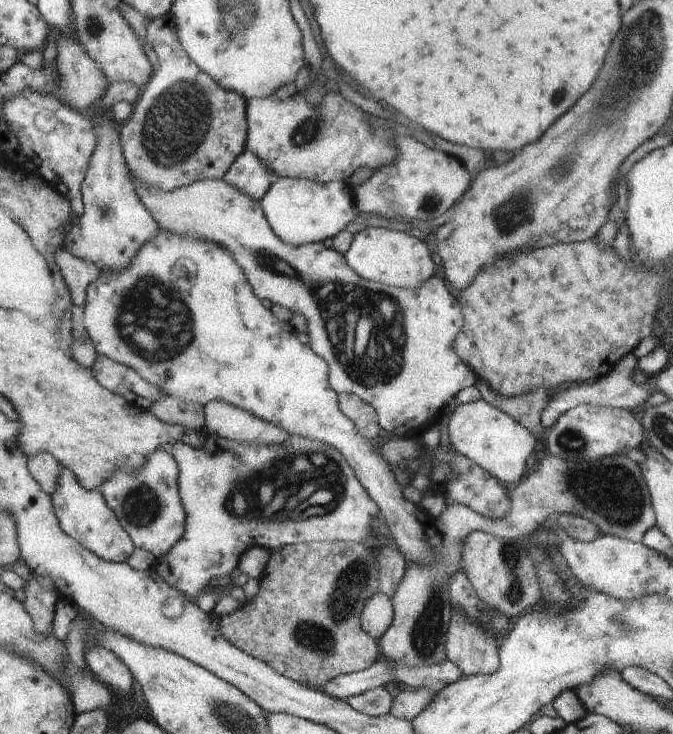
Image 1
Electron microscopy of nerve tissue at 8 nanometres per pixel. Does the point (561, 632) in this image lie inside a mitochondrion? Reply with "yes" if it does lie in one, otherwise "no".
no

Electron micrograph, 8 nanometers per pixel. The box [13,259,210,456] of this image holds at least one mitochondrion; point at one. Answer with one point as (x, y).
(162, 343)

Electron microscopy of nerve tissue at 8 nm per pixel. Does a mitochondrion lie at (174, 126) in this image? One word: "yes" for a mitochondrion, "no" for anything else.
yes

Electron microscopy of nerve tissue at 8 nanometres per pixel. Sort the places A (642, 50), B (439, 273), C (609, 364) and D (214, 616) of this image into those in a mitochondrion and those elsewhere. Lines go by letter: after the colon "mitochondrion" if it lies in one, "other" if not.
A: mitochondrion
B: other
C: other
D: other

